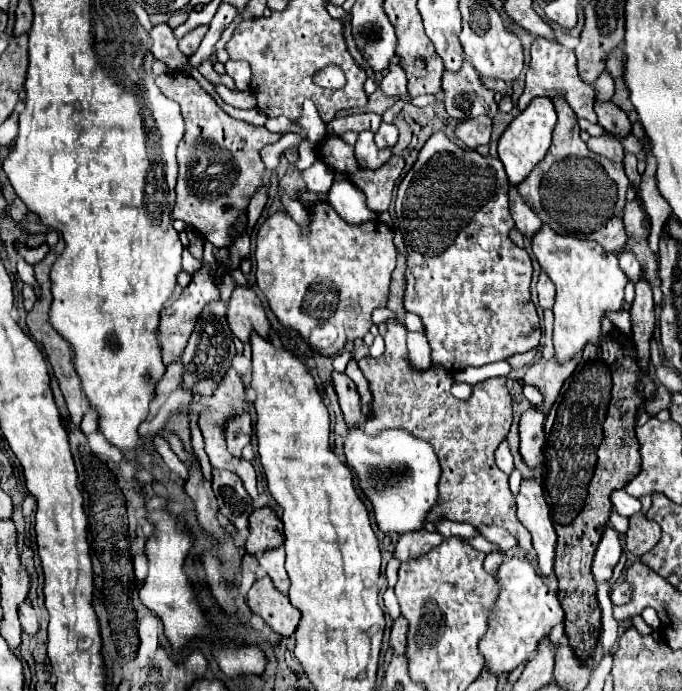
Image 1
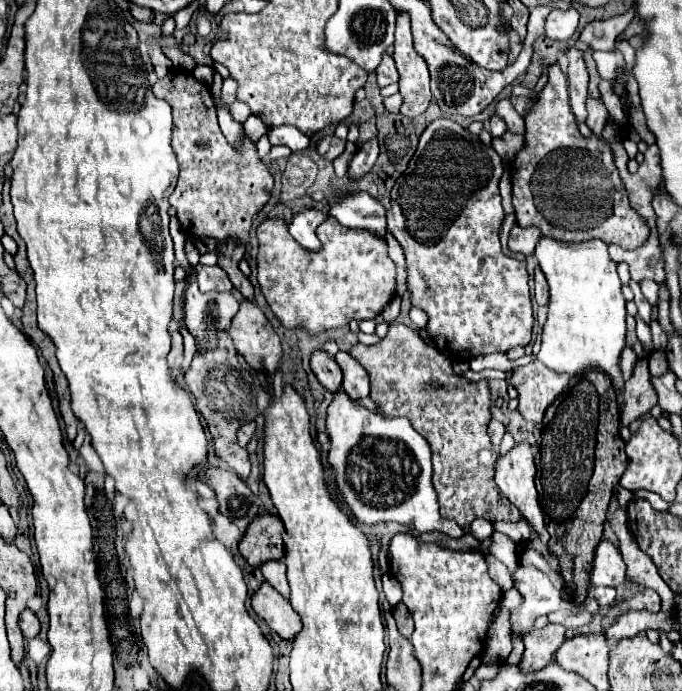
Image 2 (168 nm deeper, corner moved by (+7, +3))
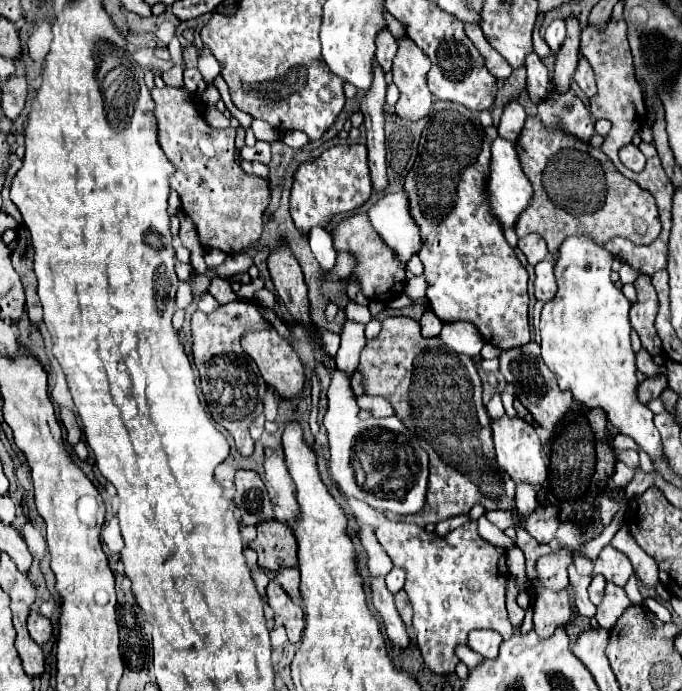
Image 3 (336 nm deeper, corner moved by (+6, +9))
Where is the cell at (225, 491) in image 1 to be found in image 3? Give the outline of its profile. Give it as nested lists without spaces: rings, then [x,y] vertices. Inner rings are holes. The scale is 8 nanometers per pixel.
[[[237,471],[233,501],[235,507],[241,511],[239,517],[243,525],[257,525],[273,517],[267,487],[255,471]]]

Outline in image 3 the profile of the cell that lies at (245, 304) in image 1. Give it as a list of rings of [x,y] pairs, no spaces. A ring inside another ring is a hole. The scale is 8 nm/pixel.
[[[273,327],[245,333],[243,339],[241,339],[241,347],[257,363],[259,373],[263,375],[265,383],[271,385],[281,397],[287,397],[289,399],[289,397],[295,397],[297,393],[301,393],[301,389],[305,387],[305,371],[303,371],[303,365],[299,361],[297,353],[293,351],[293,347],[287,343],[287,339],[283,339]]]

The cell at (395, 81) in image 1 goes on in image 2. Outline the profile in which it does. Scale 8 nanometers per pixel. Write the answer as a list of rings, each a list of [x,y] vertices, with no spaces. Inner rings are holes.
[[[384,53],[382,63],[376,69],[376,75],[378,75],[378,85],[380,87],[386,87],[390,83],[398,83],[398,71],[396,71],[394,59],[388,53]]]

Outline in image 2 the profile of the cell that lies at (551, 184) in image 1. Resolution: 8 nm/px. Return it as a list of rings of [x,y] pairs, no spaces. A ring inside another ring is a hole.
[[[558,61],[548,67],[548,83],[540,91],[540,99],[536,101],[534,109],[526,115],[524,147],[512,159],[512,205],[516,209],[516,223],[520,227],[538,227],[544,237],[566,243],[602,239],[604,243],[616,243],[624,249],[636,249],[644,245],[650,237],[650,227],[646,225],[646,219],[634,213],[630,199],[626,197],[626,189],[614,165],[610,145],[598,139],[596,151],[596,137],[582,137],[582,133],[578,131],[574,113],[570,113],[568,105],[566,73],[562,71],[562,65]]]

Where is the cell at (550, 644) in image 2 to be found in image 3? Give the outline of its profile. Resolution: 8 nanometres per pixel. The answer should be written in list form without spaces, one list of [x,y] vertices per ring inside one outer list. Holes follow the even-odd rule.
[[[537,591],[533,603],[533,625],[539,639],[551,637],[555,629],[569,623],[569,617],[571,617],[569,591],[561,591],[559,595],[555,595],[553,591]]]

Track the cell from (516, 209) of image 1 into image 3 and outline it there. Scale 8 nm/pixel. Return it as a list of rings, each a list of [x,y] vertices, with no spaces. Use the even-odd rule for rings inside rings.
[[[529,233],[527,237],[519,239],[517,247],[525,253],[529,265],[537,265],[539,261],[543,261],[543,259],[549,255],[549,251],[547,251],[547,243],[545,243],[543,237],[539,237],[537,233]]]

